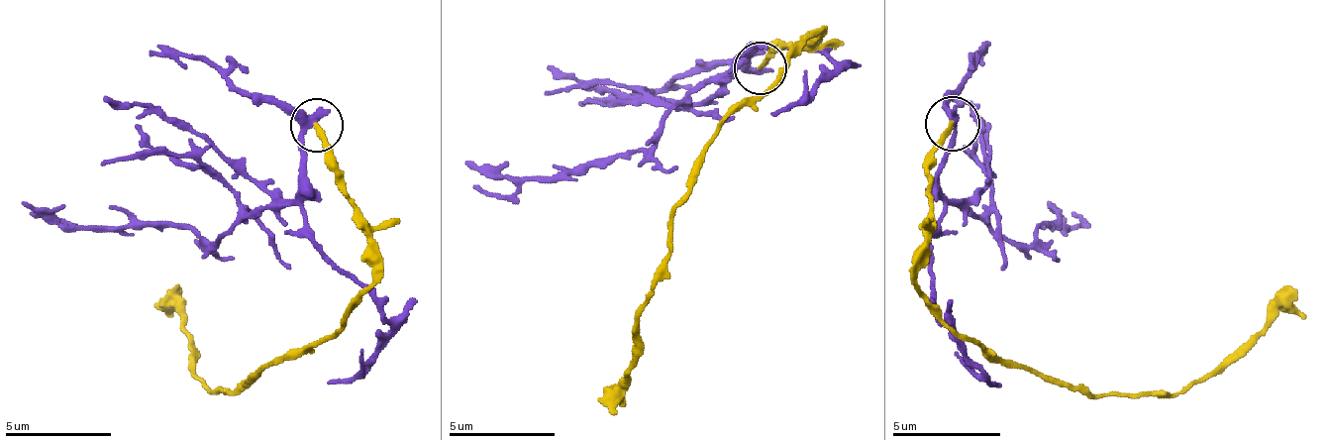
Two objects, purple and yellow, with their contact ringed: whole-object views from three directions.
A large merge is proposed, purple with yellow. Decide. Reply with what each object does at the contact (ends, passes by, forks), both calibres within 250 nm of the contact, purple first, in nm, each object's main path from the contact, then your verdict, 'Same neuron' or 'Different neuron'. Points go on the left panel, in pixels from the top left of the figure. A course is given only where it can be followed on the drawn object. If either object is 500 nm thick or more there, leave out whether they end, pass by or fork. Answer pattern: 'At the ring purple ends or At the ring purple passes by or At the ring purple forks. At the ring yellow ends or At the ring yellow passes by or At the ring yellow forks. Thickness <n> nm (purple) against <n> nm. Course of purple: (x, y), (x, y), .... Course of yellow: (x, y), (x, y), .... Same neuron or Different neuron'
At the ring purple passes by. At the ring yellow ends. Thickness 320 nm (purple) against 220 nm. Course of purple: (315, 121), (304, 132), (299, 190), (283, 206), (256, 206), (214, 244), (187, 228), (44, 222), (23, 201). Course of yellow: (315, 127), (368, 238), (373, 286), (326, 339), (230, 392), (193, 372), (177, 307), (166, 318). Different neuron

